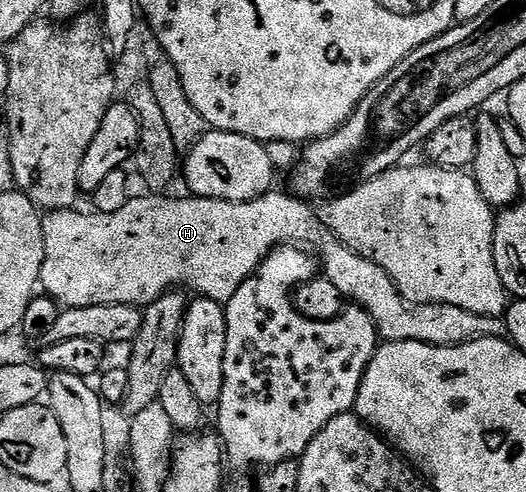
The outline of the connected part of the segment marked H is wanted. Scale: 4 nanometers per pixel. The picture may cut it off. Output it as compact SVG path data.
M271 191L251 201L225 201L193 195L134 195L128 203L124 203L124 207L120 207L120 211L111 213L78 213L77 208L47 212L42 219L44 263L40 278L41 288L53 297L59 306L68 309L93 305L145 307L182 285L194 285L195 294L225 303L232 299L232 295L236 295L240 283L244 283L257 271L258 265L272 250L280 245L301 243L317 254L324 275L329 281L336 283L343 298L361 306L372 315L374 326L378 328L379 338L383 342L419 341L429 345L459 345L474 341L477 337L507 336L503 318L476 315L472 311L466 311L464 307L454 307L448 303L414 305L404 299L396 283L392 283L388 271L384 271L384 267L376 267L372 259L364 259L364 255L352 251L340 241L323 223L321 216L306 206L309 204L303 198L289 192L278 192Z

